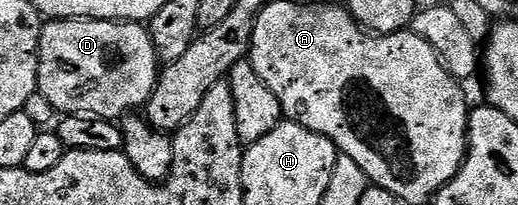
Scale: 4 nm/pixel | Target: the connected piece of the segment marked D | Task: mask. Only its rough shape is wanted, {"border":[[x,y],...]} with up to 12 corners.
{"border":[[54,20],[37,87],[58,113],[117,122],[159,75],[141,22]]}

